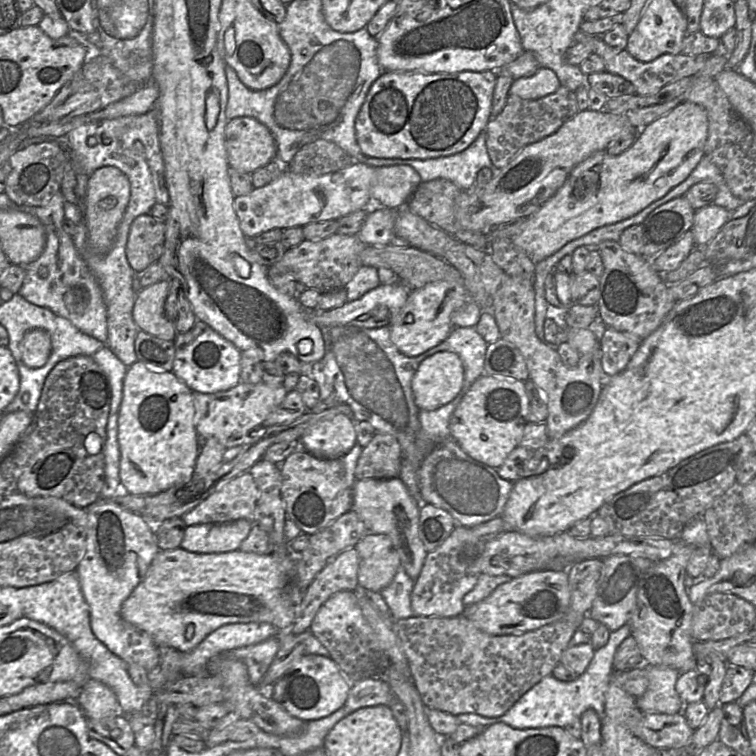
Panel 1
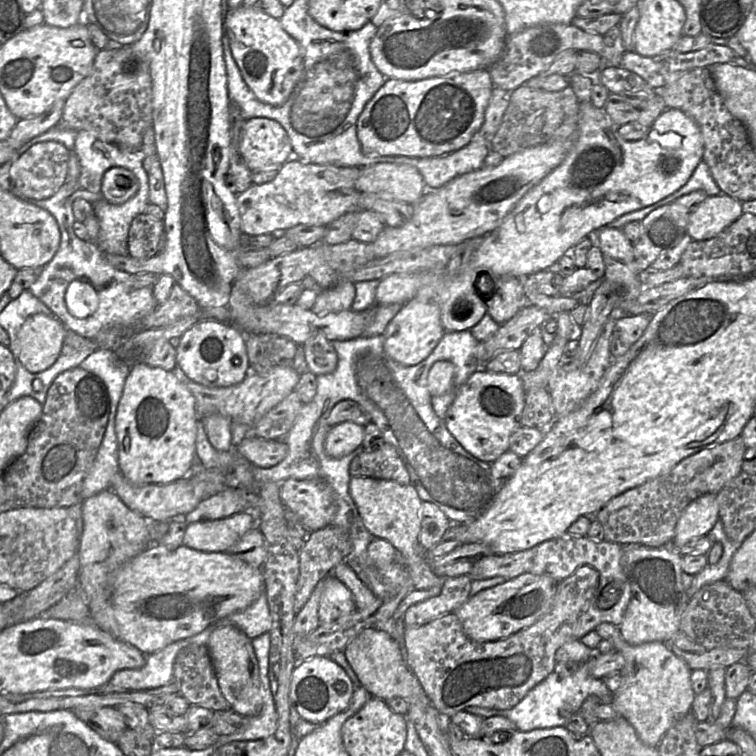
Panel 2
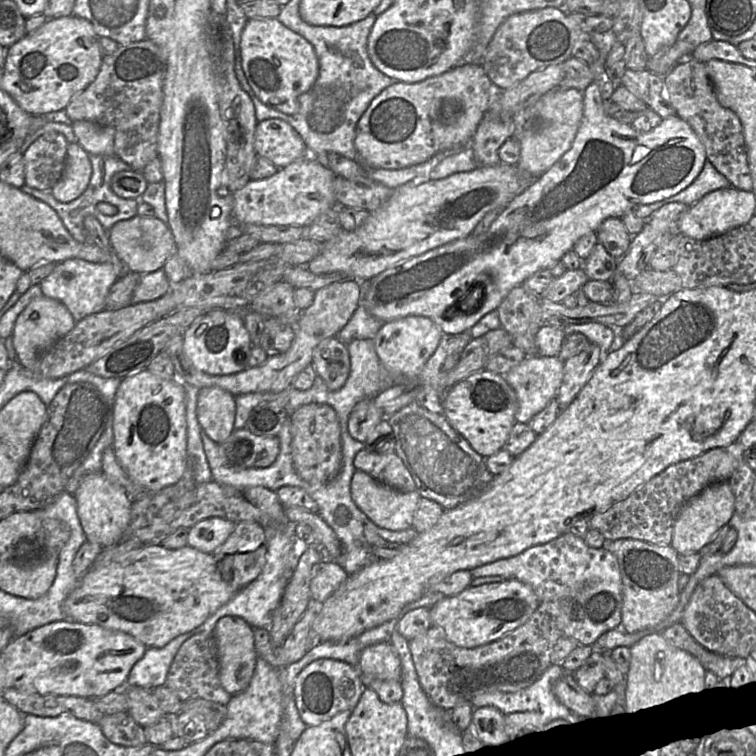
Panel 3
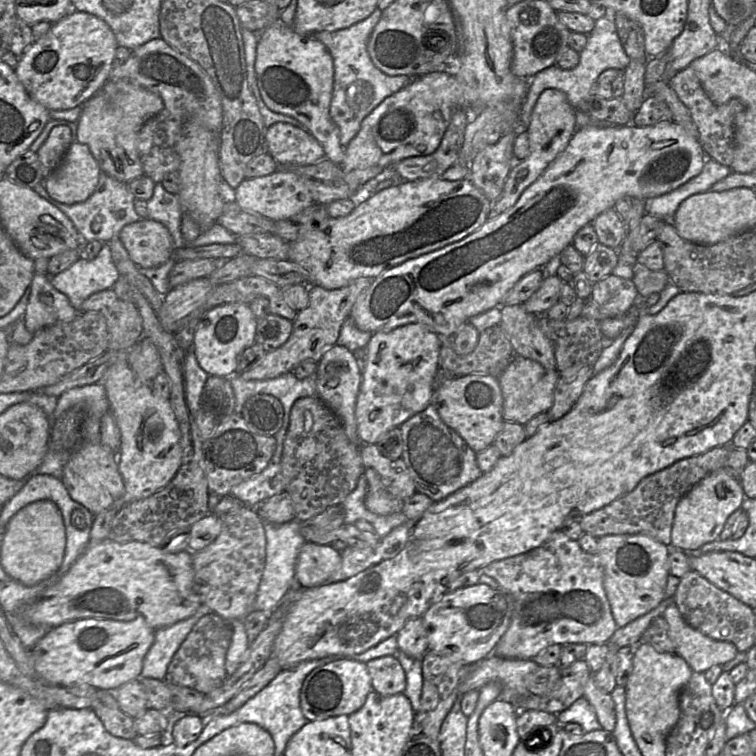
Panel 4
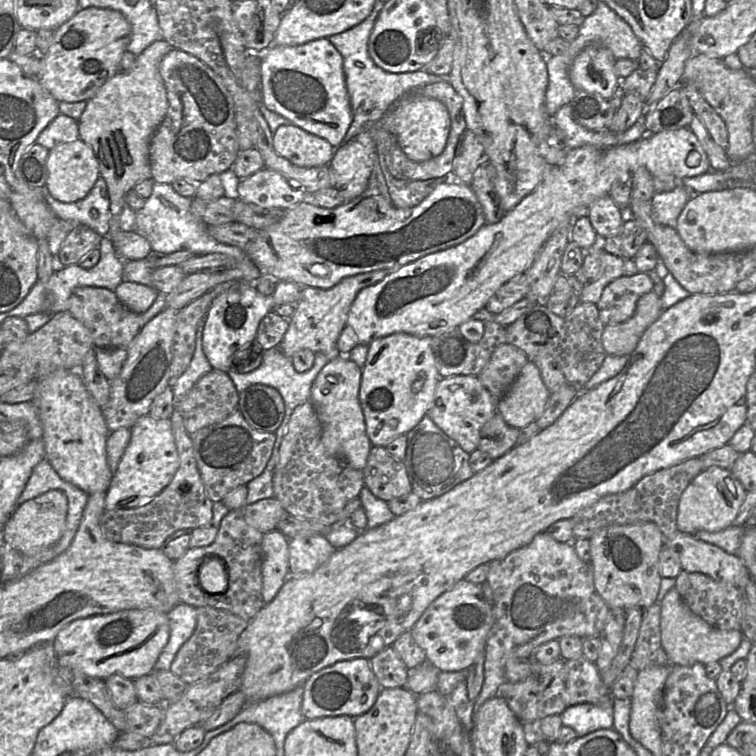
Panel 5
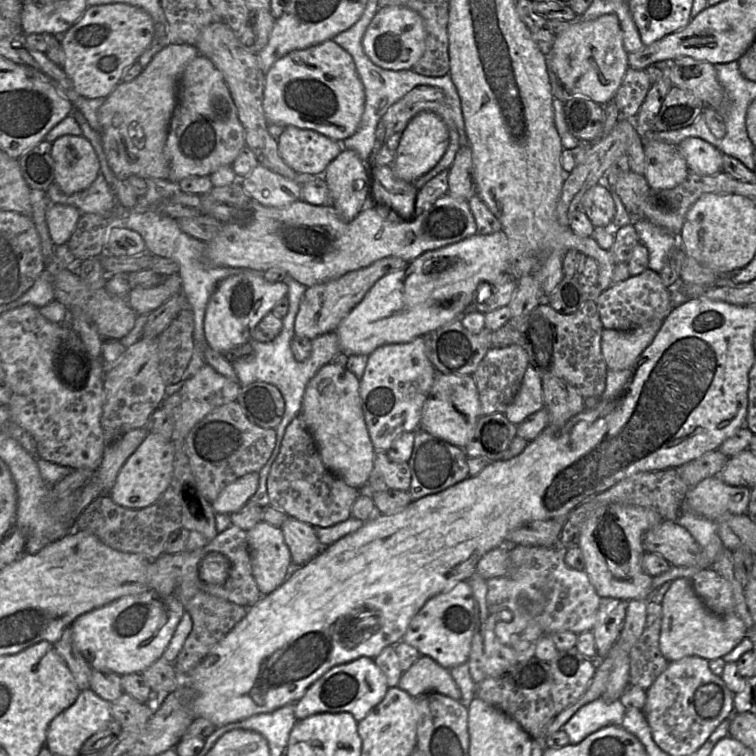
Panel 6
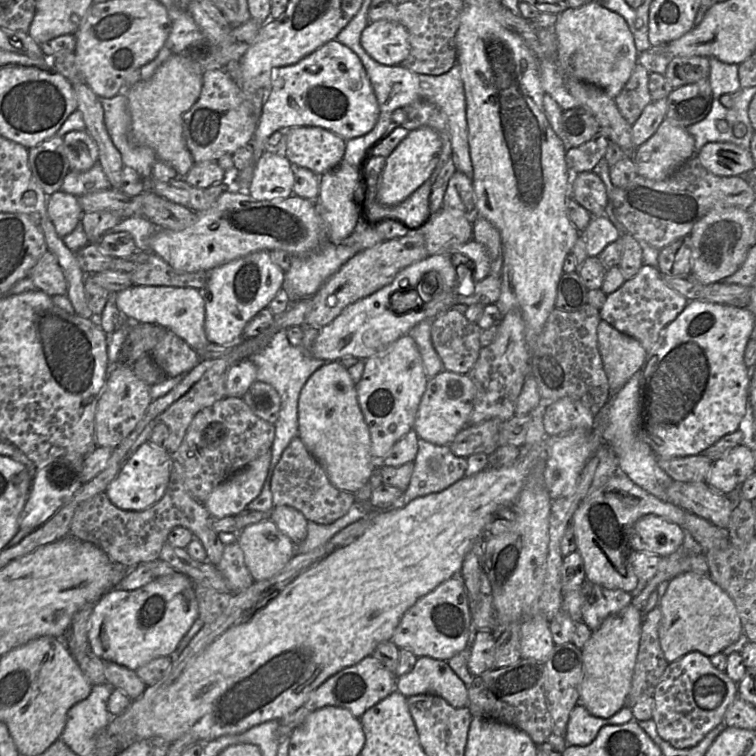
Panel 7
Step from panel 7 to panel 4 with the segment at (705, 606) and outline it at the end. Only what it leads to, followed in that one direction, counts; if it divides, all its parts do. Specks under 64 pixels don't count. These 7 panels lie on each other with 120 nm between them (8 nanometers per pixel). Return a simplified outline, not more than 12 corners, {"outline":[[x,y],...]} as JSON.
{"outline":[[675,603],[663,613],[668,634],[692,671],[724,665],[738,653],[692,628]]}

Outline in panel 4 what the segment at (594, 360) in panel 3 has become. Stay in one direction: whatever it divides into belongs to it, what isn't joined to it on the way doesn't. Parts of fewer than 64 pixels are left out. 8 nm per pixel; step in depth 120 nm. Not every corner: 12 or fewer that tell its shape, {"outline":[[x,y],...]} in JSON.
{"outline":[[576,365],[560,373],[551,421],[573,408],[593,367]]}

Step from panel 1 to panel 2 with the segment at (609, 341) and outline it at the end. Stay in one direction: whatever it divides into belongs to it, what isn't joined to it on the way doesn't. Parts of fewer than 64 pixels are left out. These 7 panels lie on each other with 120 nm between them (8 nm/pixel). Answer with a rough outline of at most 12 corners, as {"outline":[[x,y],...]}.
{"outline":[[654,314],[617,319],[610,338],[613,360],[643,335]]}

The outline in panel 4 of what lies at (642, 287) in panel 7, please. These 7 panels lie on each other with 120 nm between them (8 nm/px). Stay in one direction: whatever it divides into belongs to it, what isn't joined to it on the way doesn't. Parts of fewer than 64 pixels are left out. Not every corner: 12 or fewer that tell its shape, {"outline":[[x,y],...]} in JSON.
{"outline":[[610,274],[593,284],[591,299],[607,317],[639,299],[632,279]]}

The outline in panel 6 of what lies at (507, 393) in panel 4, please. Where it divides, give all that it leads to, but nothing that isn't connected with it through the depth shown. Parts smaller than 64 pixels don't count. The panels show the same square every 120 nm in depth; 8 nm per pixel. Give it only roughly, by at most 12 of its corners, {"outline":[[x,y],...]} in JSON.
{"outline":[[529,364],[504,413],[518,425],[544,407],[539,373]]}

